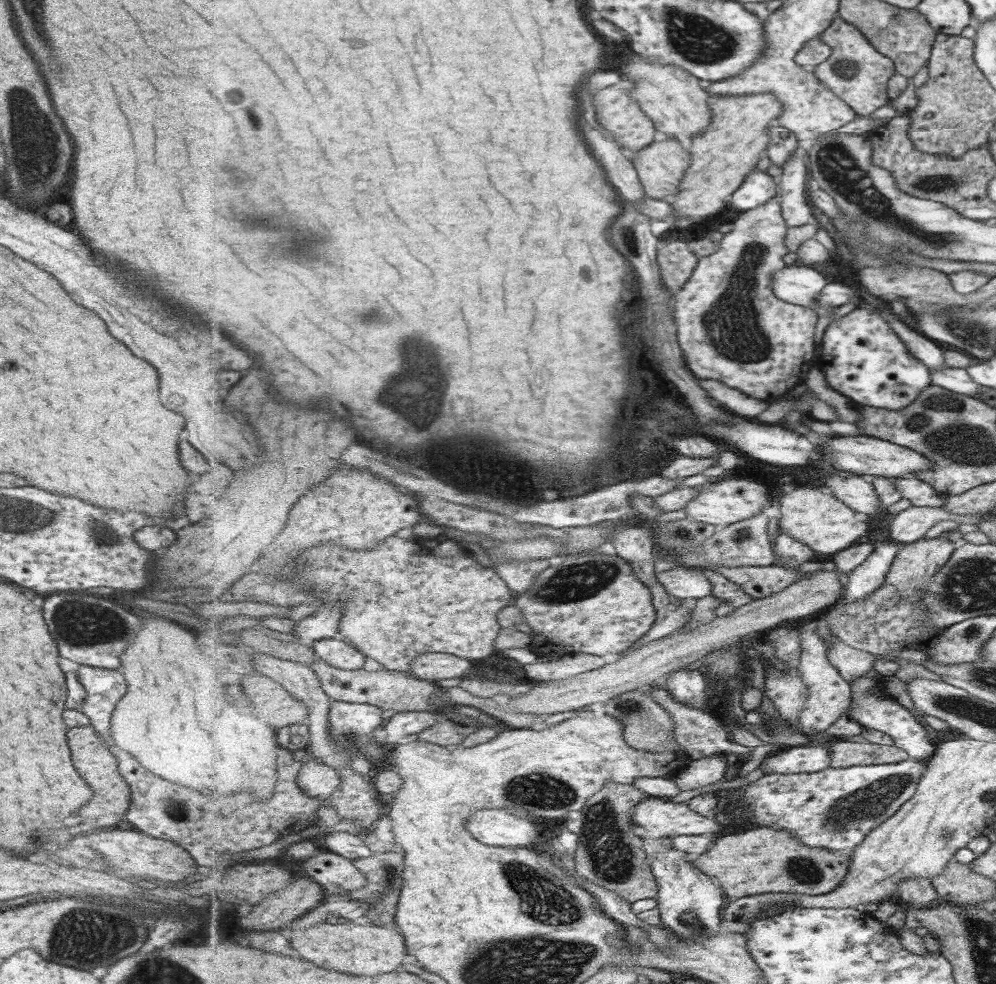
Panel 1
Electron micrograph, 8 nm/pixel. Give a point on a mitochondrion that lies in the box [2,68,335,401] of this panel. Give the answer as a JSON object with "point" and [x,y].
{"point":[39,146]}

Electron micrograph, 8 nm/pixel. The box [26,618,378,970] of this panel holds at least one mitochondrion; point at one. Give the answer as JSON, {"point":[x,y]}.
{"point":[90,938]}

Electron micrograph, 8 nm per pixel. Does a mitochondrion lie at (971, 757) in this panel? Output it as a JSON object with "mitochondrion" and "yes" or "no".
{"mitochondrion":"no"}

